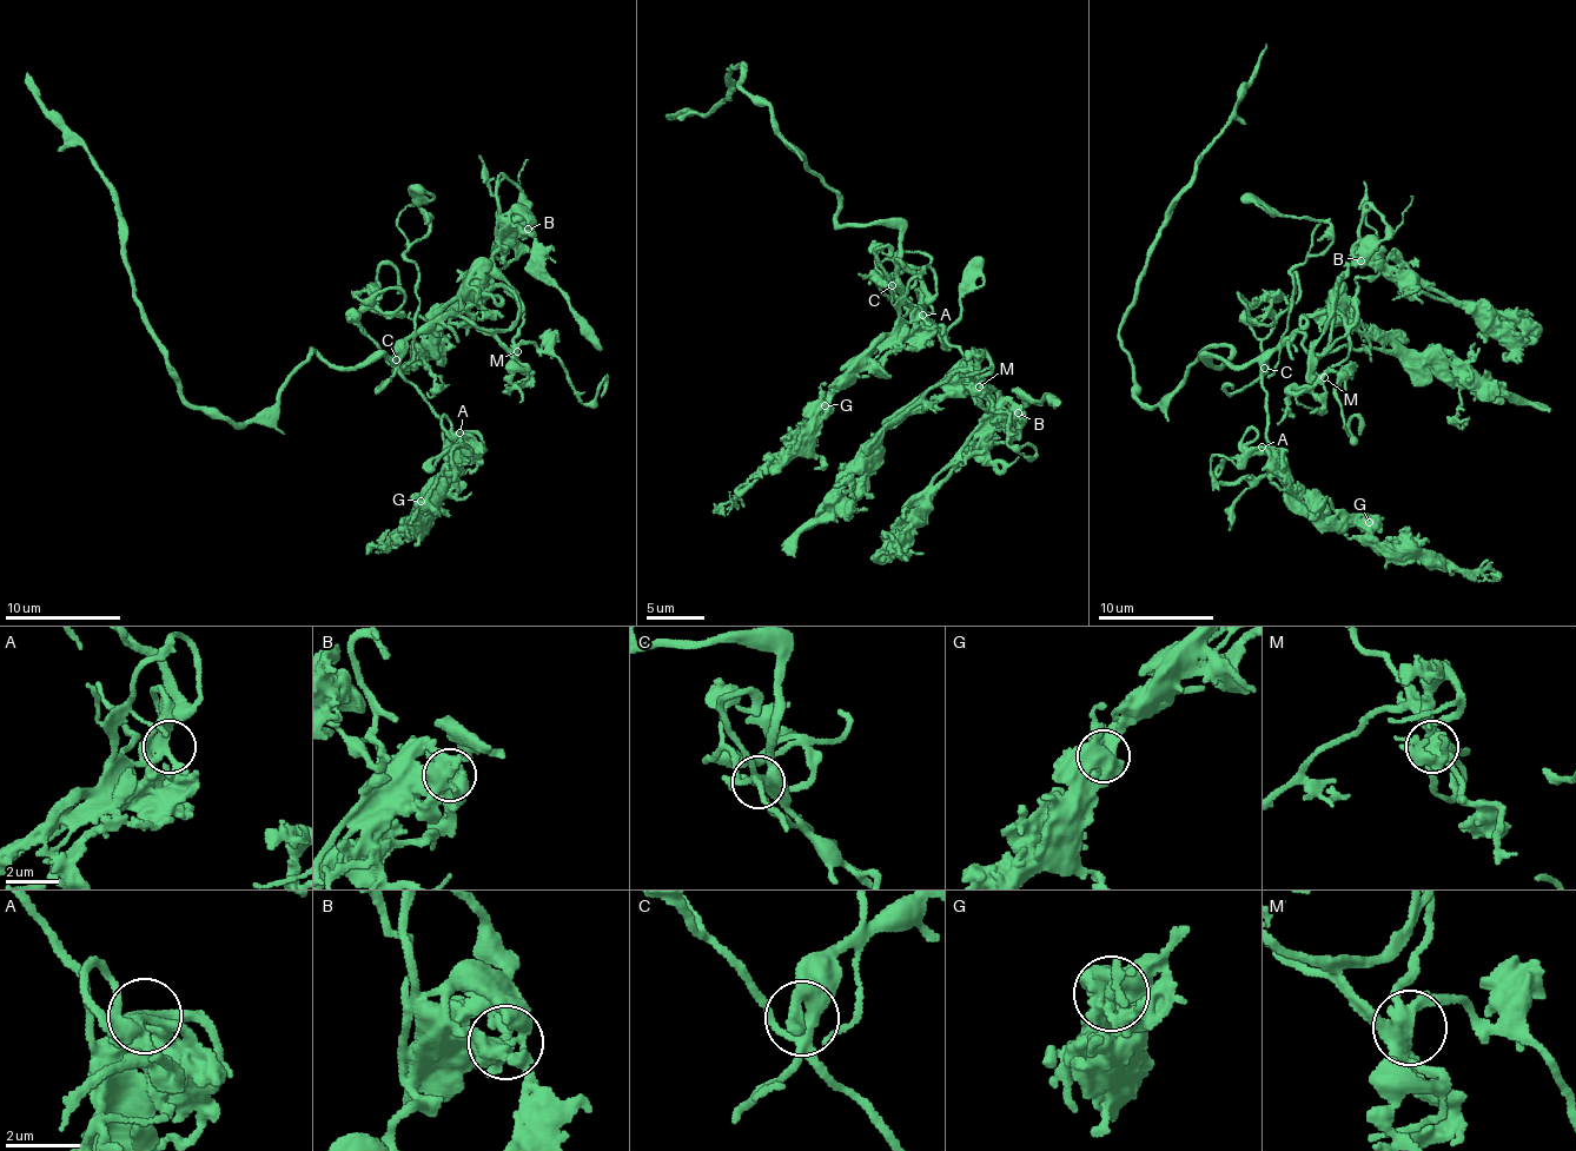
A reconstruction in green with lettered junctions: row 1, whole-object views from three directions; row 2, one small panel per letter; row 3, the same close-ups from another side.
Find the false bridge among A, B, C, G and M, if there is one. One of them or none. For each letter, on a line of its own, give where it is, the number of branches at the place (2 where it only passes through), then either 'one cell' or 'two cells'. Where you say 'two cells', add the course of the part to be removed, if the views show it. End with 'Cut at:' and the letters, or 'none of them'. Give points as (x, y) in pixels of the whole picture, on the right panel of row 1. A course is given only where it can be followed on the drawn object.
A: (1262, 447) | 4 | one cell
B: (1361, 260) | 5 | one cell
C: (1264, 368) | 5 | one cell
G: (1369, 522) | 4 | one cell
M: (1324, 377) | 5 | one cell
Cut at: none of them

